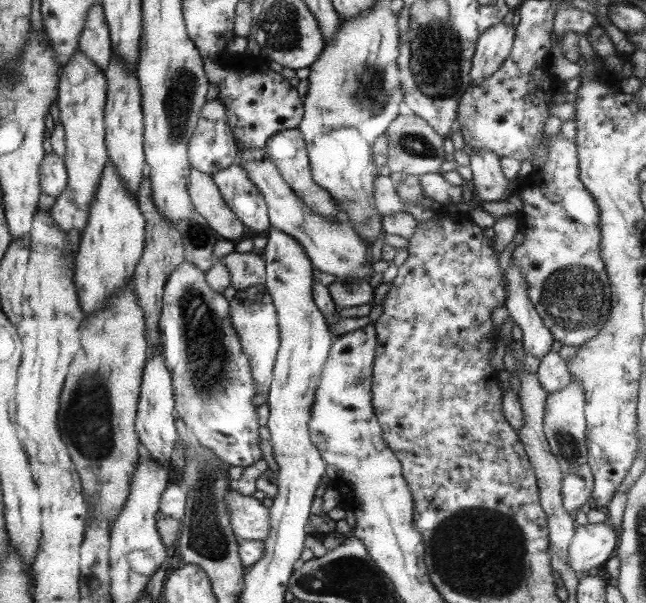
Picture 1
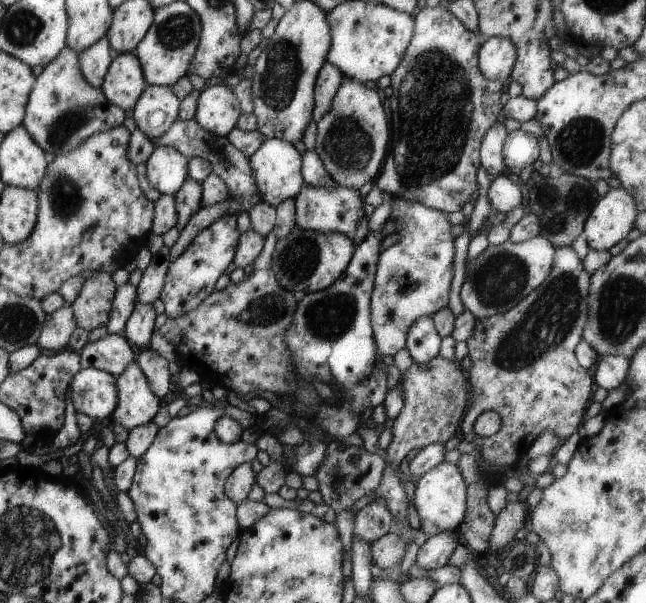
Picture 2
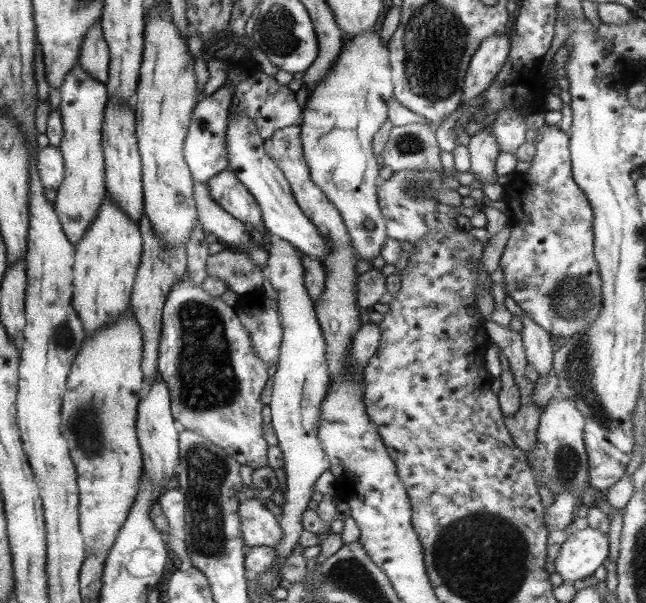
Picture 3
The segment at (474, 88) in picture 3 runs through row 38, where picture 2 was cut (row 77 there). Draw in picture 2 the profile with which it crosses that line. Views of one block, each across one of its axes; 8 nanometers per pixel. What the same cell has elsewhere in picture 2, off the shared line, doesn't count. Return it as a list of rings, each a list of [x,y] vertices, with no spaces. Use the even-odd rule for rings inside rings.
[[[489,37],[477,51],[479,72],[488,81],[506,83],[516,57],[516,46],[507,37]]]

